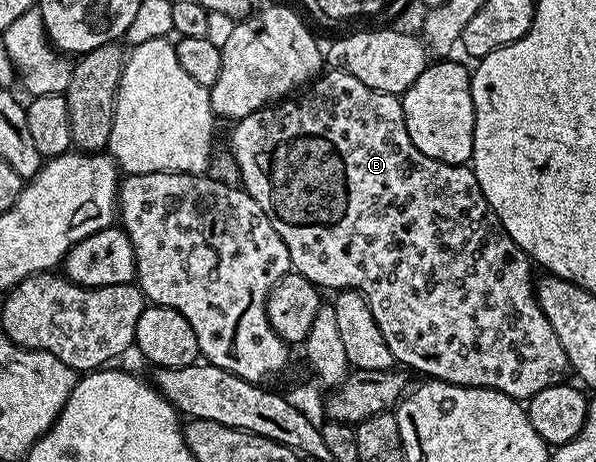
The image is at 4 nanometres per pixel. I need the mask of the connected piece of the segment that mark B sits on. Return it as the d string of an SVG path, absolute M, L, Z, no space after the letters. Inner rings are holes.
M328 69L311 80L295 97L285 97L237 119L233 127L236 128L232 131L230 154L240 171L239 182L243 190L250 197L254 197L258 205L262 205L262 213L270 217L270 225L278 229L278 237L286 241L292 270L321 289L329 287L329 292L332 293L362 293L362 297L366 297L366 305L370 305L370 313L374 313L374 321L378 321L378 329L382 329L382 337L386 337L386 345L390 345L390 353L394 353L397 364L405 368L413 367L428 379L438 379L442 383L453 383L459 387L489 387L490 390L506 393L517 401L532 399L534 393L542 393L542 389L550 389L550 385L558 385L569 378L566 349L562 349L558 333L554 333L550 321L546 321L546 313L542 313L536 300L534 278L532 279L534 267L528 254L512 240L510 233L506 233L502 221L498 221L471 166L443 163L434 157L426 157L426 153L422 153L422 149L418 149L418 145L410 141L404 104L397 96L370 89L370 85L362 85L358 77L350 77L350 73L345 71Z

